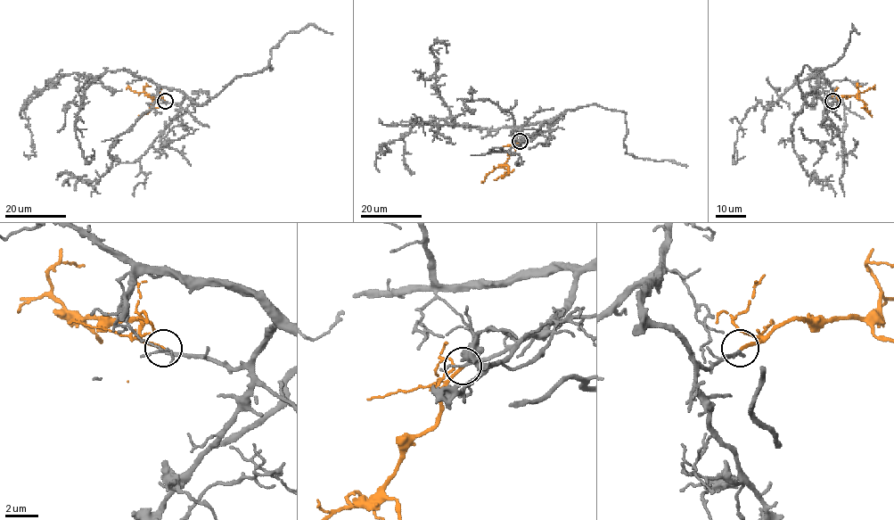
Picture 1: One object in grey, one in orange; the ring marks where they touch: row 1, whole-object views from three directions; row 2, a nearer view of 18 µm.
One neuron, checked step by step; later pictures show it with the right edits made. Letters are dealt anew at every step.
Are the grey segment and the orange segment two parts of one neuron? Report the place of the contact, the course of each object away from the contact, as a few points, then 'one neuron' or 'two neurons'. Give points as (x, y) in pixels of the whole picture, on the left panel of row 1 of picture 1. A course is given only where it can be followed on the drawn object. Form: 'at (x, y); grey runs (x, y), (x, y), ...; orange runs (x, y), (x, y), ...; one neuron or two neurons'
at (165, 101); grey runs (165, 102), (178, 105), (185, 95), (127, 70), (62, 75), (22, 105), (34, 145), (33, 155), (23, 152); orange runs (165, 101), (159, 95), (151, 95), (153, 103), (151, 108), (139, 116); one neuron

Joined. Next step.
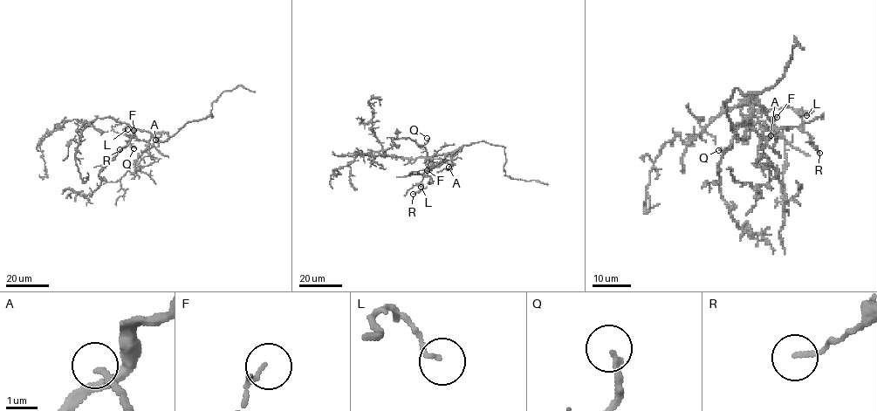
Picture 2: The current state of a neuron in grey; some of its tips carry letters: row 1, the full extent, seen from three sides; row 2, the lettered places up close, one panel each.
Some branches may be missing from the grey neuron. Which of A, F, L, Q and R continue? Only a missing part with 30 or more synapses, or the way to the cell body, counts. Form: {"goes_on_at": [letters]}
{"goes_on_at": ["A", "Q"]}

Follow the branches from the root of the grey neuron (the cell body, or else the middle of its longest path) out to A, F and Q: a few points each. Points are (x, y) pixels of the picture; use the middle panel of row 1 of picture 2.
A: (435, 155), (449, 154), (462, 147), (451, 156), (454, 164), (447, 169), (452, 165), (448, 167)
F: (435, 155), (444, 154), (445, 157), (428, 169), (428, 166), (427, 170)
Q: (435, 155), (428, 156), (423, 146), (427, 138)

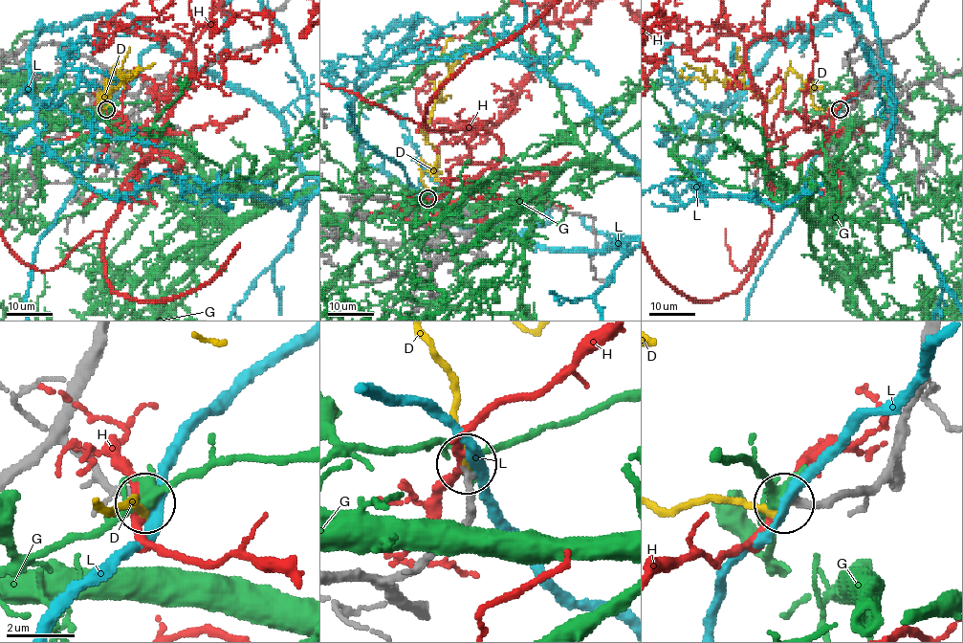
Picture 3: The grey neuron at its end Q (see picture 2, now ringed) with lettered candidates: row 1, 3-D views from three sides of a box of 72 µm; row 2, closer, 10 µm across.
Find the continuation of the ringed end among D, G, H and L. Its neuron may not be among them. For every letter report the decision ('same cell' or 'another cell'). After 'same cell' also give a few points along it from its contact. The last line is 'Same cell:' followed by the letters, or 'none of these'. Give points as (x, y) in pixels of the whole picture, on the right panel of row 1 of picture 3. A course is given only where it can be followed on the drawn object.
D: same cell
G: another cell
H: another cell
L: another cell
Same cell: D

